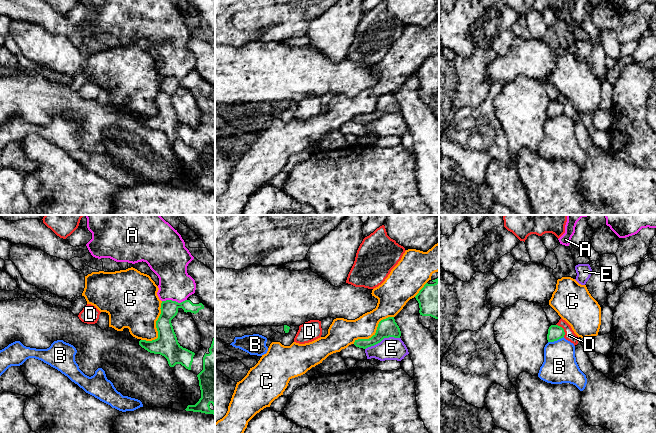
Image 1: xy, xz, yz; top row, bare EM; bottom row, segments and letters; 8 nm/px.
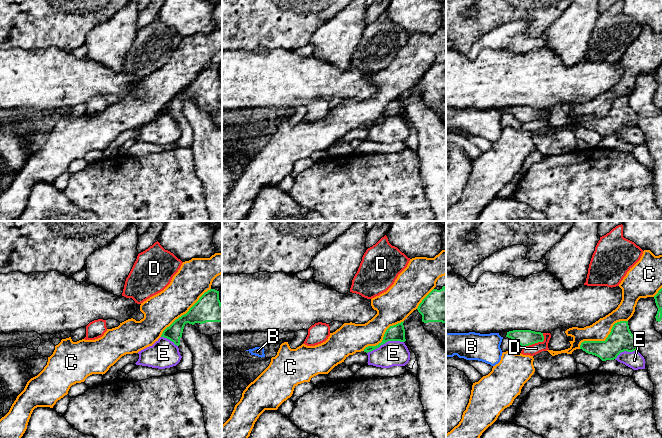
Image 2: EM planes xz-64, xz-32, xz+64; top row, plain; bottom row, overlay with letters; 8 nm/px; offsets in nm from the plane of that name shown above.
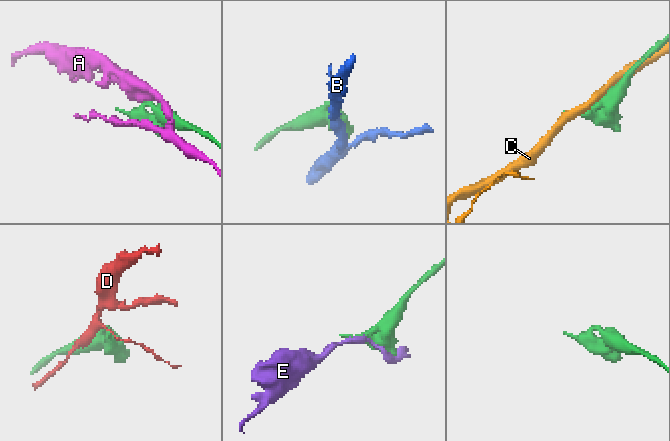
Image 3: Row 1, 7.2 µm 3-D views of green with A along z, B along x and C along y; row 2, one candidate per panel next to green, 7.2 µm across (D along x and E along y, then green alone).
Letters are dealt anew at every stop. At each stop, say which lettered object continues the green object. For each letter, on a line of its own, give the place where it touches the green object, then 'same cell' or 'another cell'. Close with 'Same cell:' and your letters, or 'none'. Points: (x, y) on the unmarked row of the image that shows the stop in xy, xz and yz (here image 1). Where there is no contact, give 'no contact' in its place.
A: contact xy (174, 77); another cell
B: contact yz (555, 116); another cell
C: contact xy (156, 103); another cell
D: contact yz (563, 105); another cell
E: contact xz (382, 115); another cell
Same cell: none

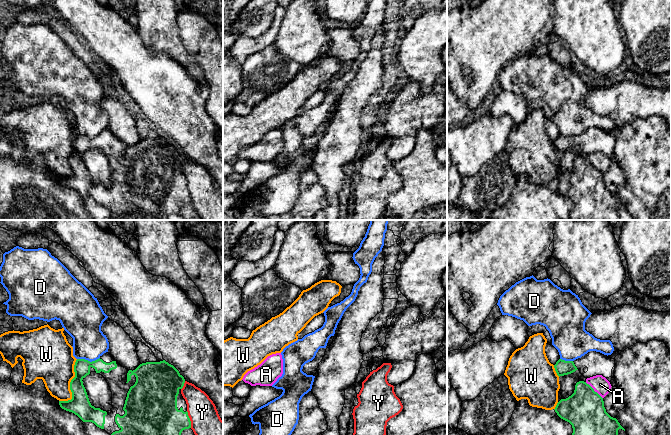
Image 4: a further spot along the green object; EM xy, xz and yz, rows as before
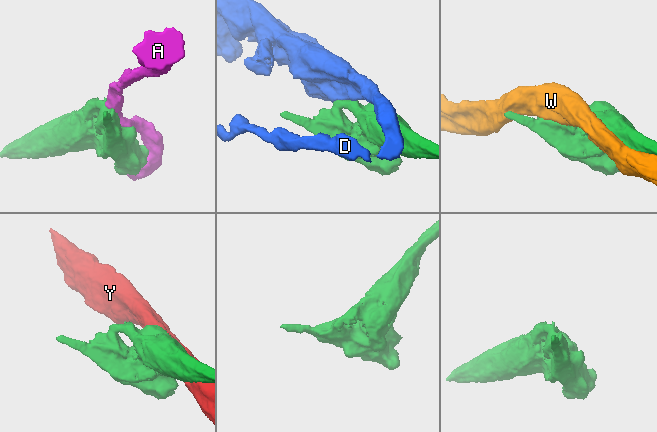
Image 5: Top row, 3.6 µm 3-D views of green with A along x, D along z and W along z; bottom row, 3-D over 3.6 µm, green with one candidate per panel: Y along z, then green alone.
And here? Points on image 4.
A: contact yz (593, 166); another cell
D: contact xy (88, 137); another cell
W: contact xy (70, 161); another cell
Y: contact xy (189, 195); another cell
Same cell: none

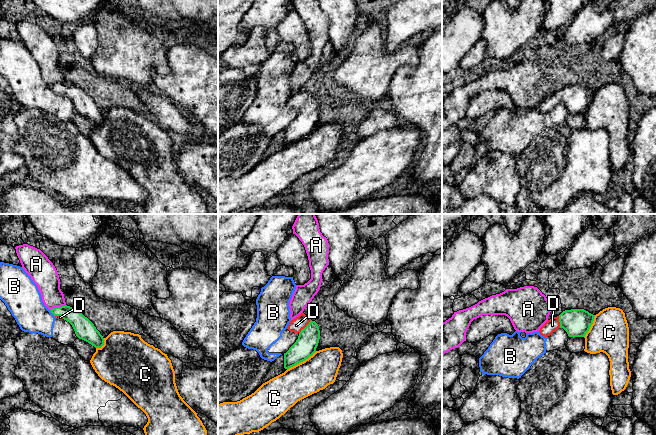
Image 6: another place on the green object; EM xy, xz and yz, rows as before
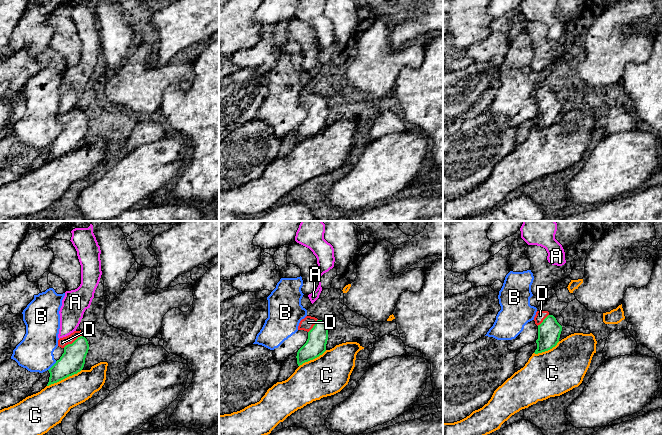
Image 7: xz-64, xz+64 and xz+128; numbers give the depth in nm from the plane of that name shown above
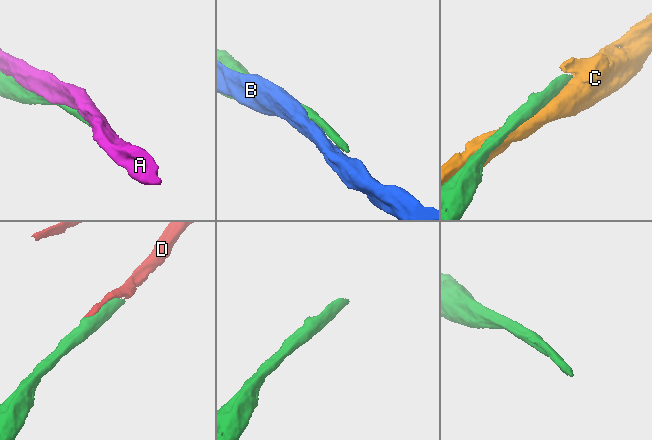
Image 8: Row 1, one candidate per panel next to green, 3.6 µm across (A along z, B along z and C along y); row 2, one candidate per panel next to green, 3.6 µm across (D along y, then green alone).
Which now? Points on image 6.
A: contact xy (57, 83); another cell
B: contact xy (51, 88); another cell
C: contact xz (301, 137); another cell
D: contact xz (305, 103); same cell
Same cell: D

